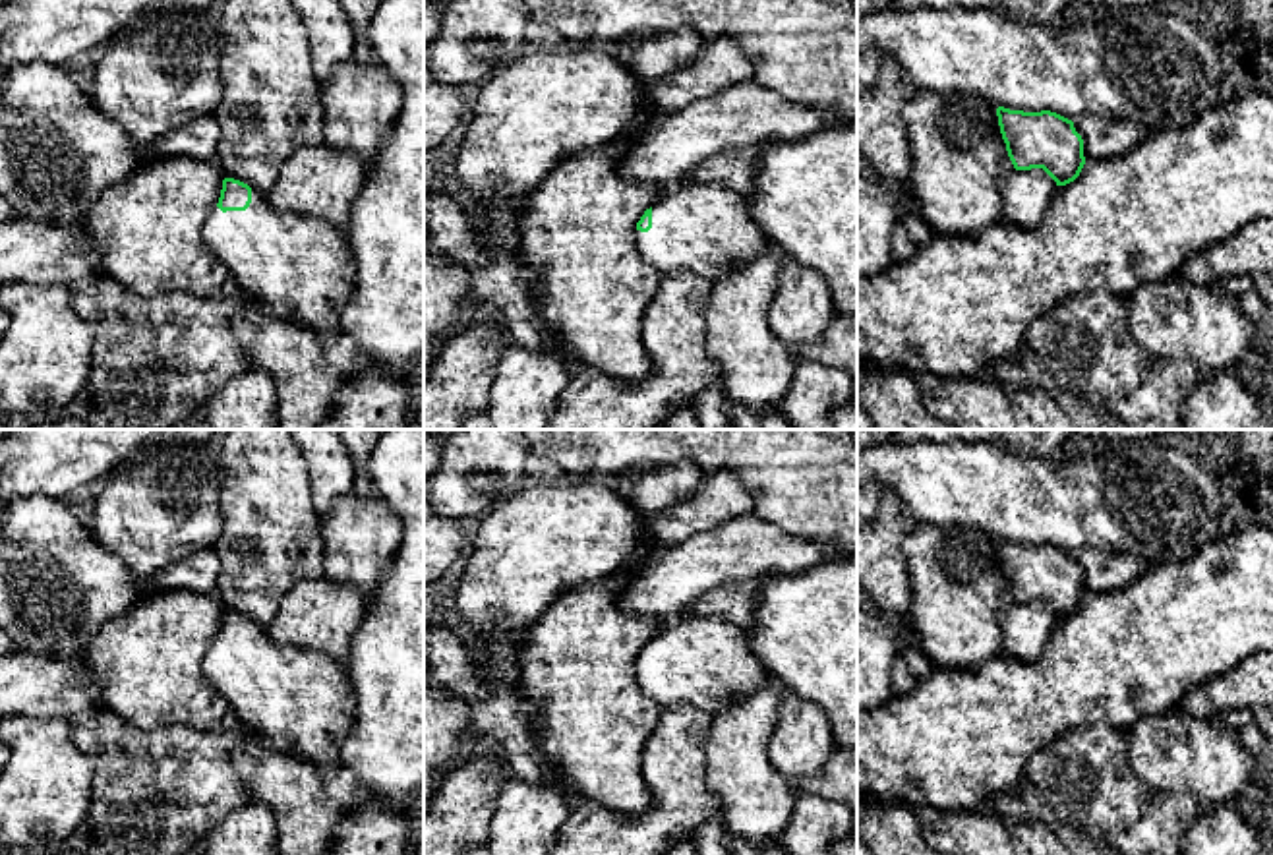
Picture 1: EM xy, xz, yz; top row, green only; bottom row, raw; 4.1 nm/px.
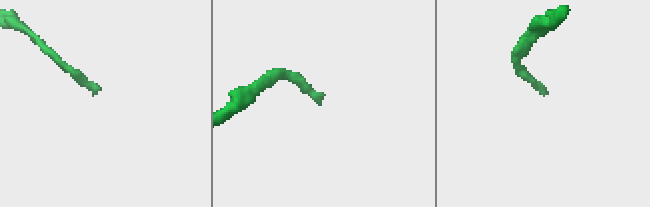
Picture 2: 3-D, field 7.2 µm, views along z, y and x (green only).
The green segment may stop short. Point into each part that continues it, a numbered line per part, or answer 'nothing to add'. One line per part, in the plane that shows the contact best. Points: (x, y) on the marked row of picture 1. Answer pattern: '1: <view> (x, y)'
1: xy (306, 264)

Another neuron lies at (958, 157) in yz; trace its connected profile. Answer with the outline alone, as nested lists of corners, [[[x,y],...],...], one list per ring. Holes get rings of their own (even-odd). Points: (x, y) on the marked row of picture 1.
[[[915,91],[905,103],[911,193],[934,234],[977,236],[1002,221],[998,186],[1014,164],[996,108],[973,93]]]

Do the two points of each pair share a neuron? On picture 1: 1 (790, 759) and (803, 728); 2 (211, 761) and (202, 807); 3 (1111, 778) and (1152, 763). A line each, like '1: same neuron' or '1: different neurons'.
1: same neuron
2: same neuron
3: different neurons

